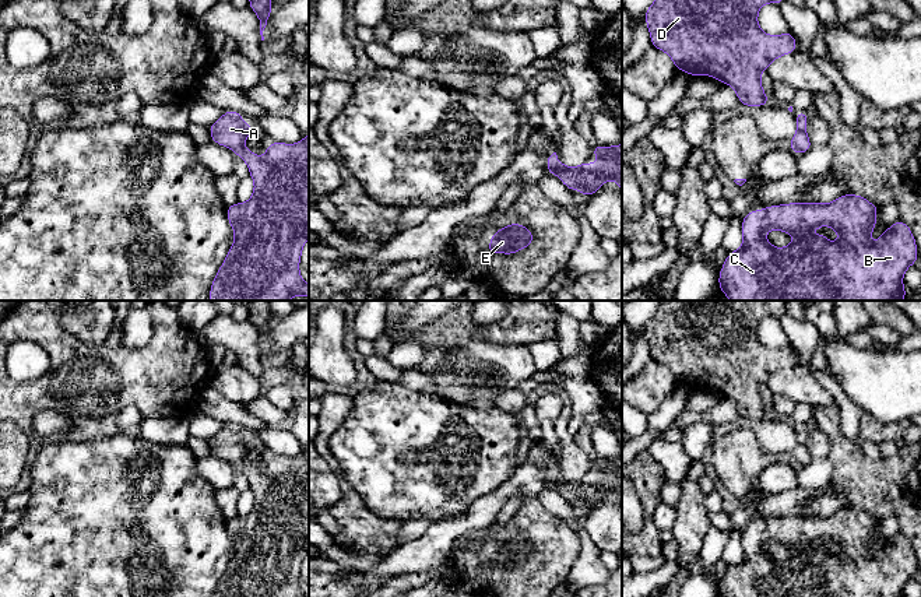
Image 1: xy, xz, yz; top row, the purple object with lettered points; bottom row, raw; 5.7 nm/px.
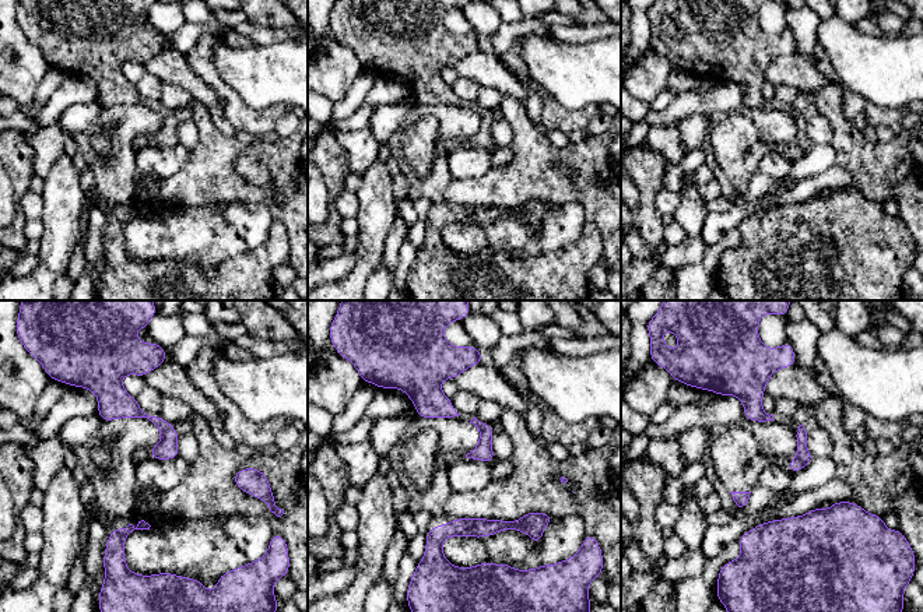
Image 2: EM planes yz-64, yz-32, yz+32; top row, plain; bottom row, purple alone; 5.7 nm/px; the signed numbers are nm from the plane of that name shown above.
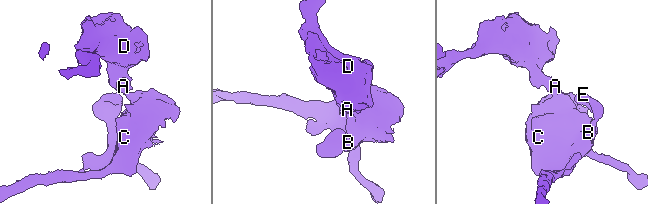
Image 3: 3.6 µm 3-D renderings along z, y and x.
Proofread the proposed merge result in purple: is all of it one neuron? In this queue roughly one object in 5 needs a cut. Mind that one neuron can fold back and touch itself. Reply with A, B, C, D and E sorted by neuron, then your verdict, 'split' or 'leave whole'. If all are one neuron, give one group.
A B C D E; leave whole

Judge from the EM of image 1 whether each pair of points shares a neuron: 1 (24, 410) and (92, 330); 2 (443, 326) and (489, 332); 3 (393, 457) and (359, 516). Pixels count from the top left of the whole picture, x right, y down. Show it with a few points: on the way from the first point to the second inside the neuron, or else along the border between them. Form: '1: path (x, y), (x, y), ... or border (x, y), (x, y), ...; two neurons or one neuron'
1: border (59, 319), (90, 344), (115, 330); two neurons
2: path (454, 330), (478, 332); one neuron
3: border (348, 481), (375, 513), (394, 520); two neurons

